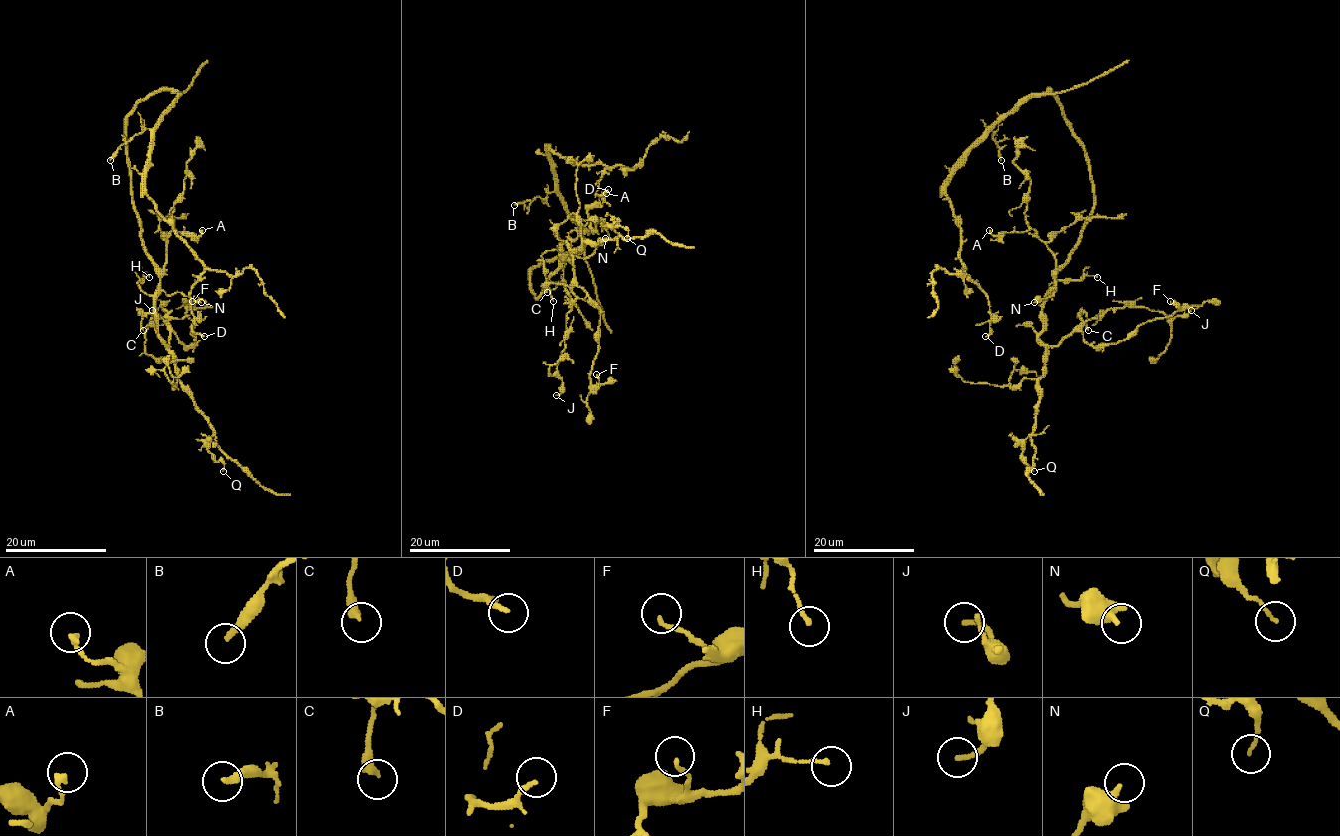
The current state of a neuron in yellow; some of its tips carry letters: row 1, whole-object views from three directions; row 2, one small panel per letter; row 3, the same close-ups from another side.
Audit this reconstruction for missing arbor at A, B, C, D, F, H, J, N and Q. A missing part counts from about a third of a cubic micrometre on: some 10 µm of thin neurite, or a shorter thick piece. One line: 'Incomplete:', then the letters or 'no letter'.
Incomplete: N

